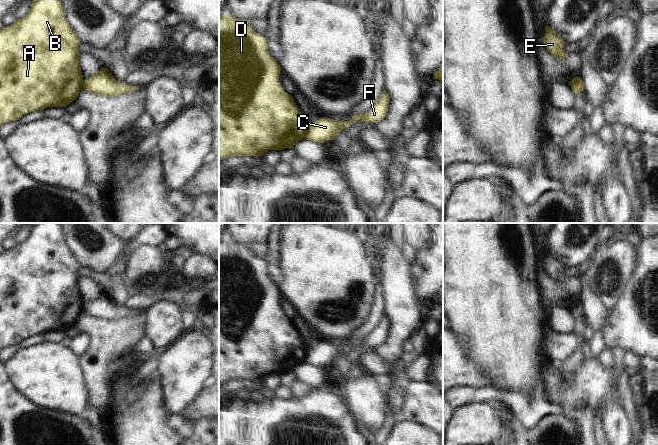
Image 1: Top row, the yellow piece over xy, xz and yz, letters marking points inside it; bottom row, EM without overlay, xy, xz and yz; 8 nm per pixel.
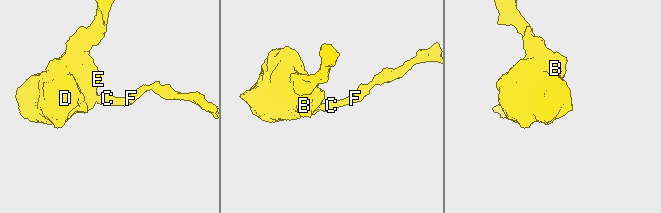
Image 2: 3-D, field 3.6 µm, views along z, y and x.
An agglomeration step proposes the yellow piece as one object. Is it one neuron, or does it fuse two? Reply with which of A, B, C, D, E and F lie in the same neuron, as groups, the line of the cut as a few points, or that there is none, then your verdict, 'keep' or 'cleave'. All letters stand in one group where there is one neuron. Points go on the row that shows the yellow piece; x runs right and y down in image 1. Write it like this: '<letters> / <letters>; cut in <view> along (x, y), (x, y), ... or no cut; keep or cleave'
A B D E / C F; cut in xz along (308, 125), (304, 137); cleave

